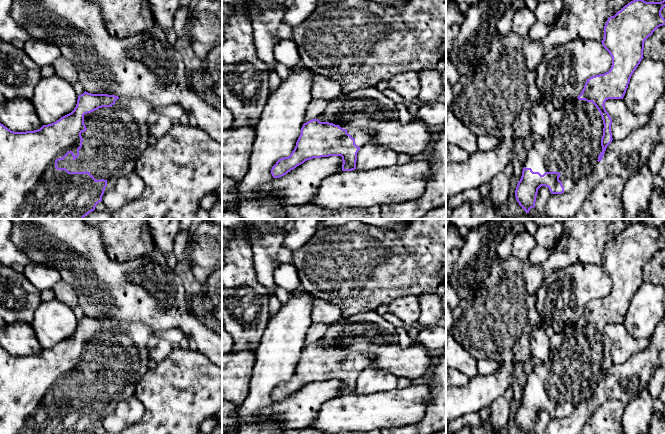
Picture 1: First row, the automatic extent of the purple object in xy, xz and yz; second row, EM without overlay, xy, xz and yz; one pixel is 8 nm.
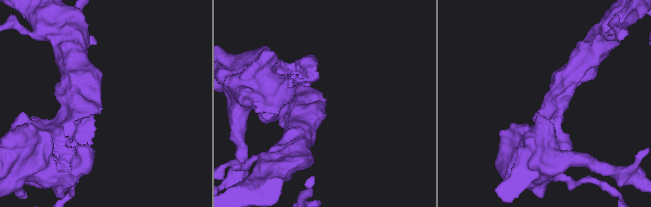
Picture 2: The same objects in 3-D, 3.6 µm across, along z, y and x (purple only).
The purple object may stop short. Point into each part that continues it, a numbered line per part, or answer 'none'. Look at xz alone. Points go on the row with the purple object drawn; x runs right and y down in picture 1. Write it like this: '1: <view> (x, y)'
1: xz (361, 135)

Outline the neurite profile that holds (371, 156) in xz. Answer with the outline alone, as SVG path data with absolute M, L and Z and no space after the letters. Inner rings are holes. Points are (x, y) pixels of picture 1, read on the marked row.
M370 139L357 153L355 170L367 171L382 166L392 166L397 164L397 156L395 150L380 147Z

